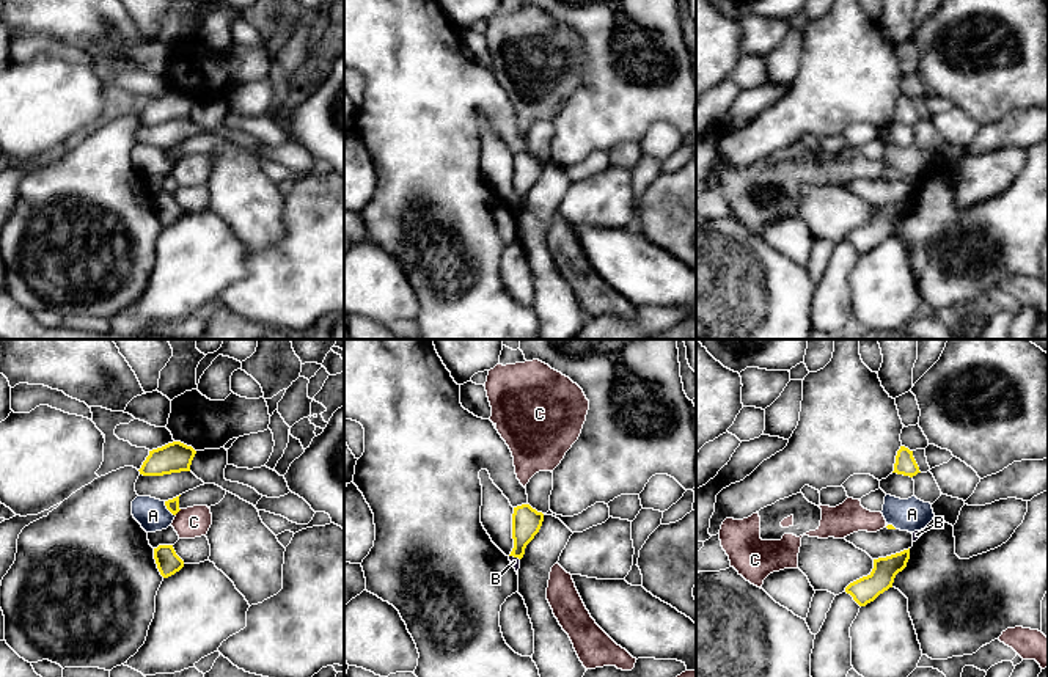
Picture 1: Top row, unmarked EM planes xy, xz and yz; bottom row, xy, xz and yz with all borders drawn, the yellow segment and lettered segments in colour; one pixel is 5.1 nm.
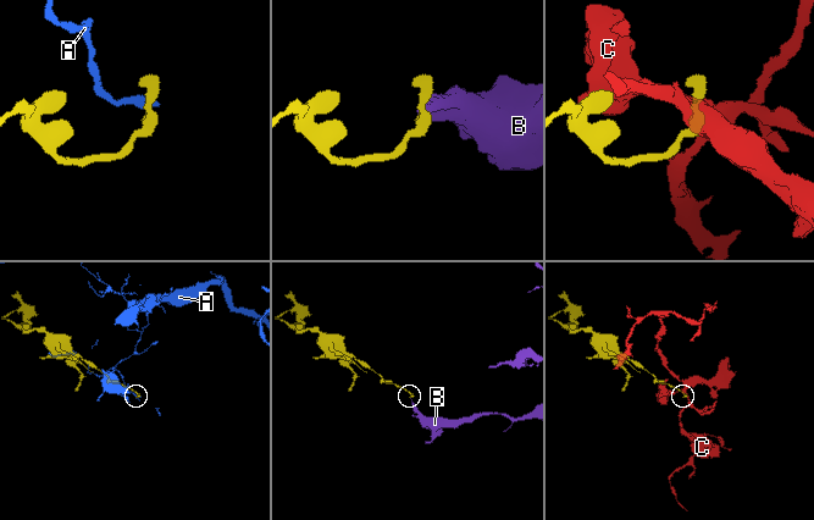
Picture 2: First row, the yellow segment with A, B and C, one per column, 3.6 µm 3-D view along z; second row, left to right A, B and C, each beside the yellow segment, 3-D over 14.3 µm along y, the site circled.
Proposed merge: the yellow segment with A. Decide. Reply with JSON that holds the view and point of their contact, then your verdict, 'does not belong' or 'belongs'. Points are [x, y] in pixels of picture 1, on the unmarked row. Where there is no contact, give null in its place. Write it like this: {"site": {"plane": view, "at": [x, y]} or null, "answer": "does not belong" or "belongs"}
{"site": {"plane": "xy", "at": [168, 157]}, "answer": "does not belong"}

